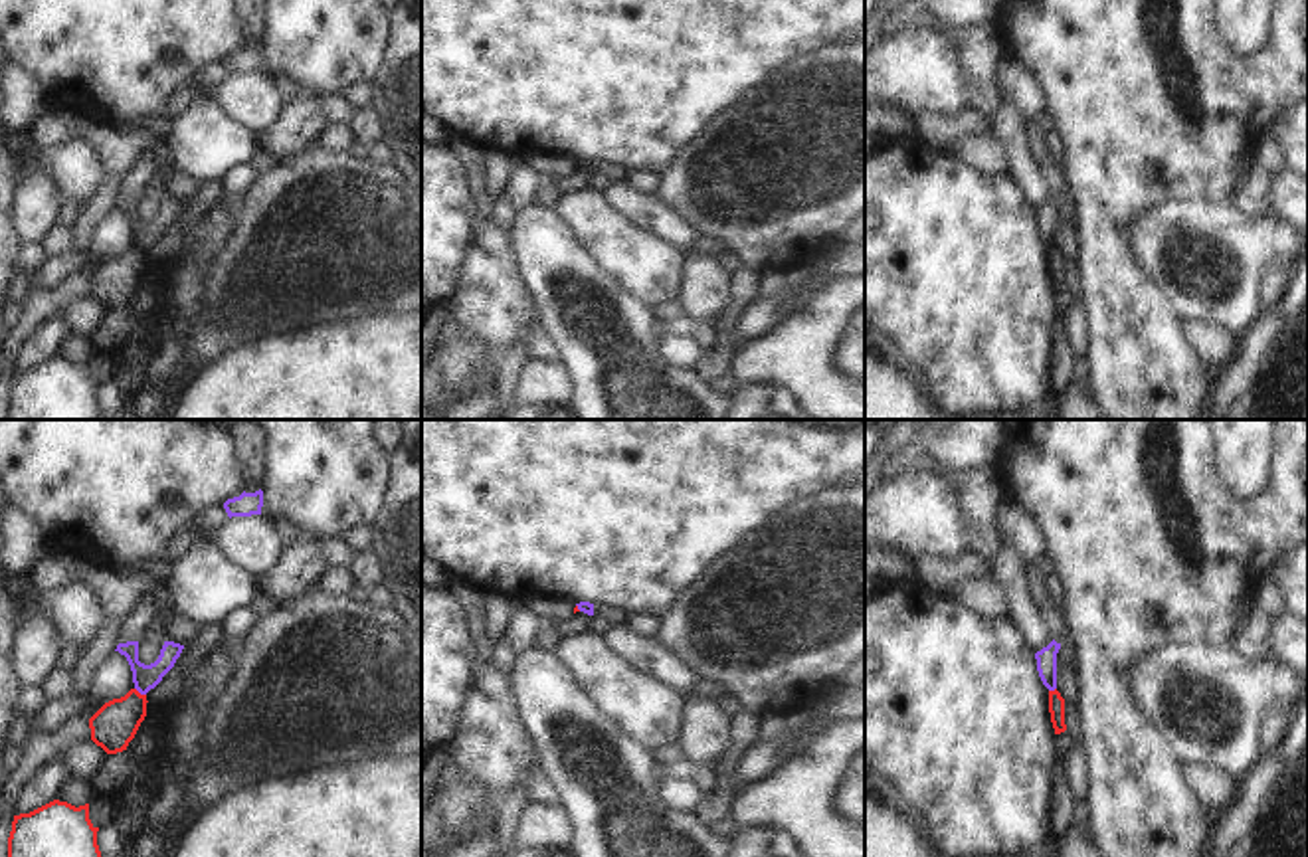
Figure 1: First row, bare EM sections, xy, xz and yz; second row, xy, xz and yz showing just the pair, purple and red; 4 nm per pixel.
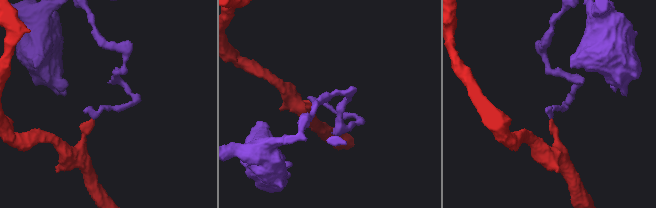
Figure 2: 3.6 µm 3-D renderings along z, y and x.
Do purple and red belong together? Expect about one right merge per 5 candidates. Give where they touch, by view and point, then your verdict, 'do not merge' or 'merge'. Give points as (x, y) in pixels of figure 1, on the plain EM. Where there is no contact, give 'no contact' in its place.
xy (141, 250) | do not merge

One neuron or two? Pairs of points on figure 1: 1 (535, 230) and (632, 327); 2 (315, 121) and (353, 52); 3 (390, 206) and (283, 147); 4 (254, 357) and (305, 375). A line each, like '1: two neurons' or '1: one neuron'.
1: one neuron
2: two neurons
3: two neurons
4: one neuron

